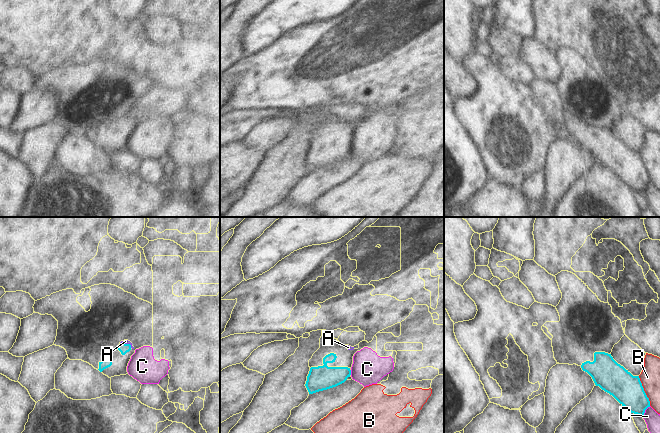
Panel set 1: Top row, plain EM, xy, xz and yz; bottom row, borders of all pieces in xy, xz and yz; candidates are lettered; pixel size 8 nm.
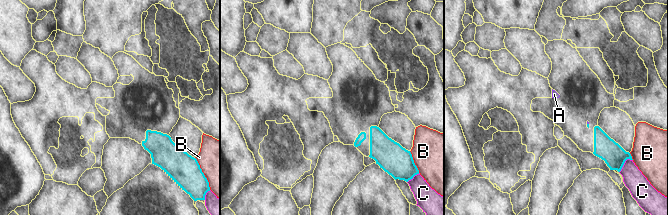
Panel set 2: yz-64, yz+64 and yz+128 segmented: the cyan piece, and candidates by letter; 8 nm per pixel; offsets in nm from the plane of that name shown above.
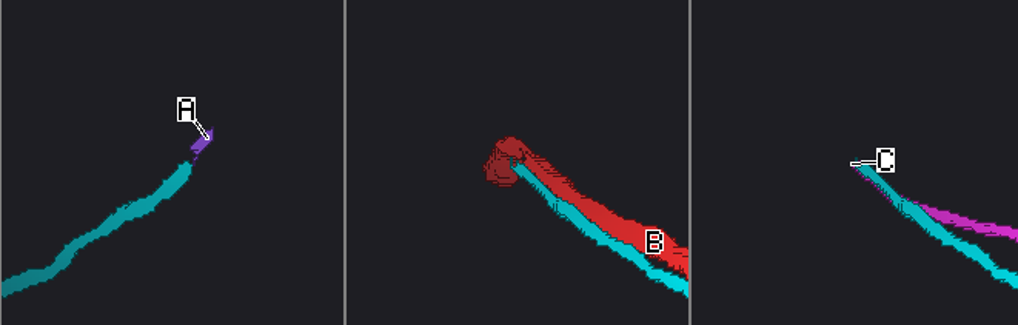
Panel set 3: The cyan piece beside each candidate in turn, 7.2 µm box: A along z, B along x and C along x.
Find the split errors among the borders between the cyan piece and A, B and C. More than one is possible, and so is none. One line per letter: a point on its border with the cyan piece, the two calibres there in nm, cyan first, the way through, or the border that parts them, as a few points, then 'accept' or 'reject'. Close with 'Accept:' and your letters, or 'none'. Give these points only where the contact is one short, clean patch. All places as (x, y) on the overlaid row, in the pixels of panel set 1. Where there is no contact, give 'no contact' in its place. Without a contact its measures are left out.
A: meets cyan in xy at (126, 344); 80 nm thick on the cyan side, 30 nm on the other; runs through xy (123, 348), (126, 344), (125, 341); accept
B: meets cyan in yz at (644, 391); 240 nm thick on the cyan side, 160 nm on the other; reject
C: meets cyan in yz at (644, 411); 240 nm thick on the cyan side, 120 nm on the other; reject
Accept: A

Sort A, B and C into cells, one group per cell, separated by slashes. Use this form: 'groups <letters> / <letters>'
groups A / B / C

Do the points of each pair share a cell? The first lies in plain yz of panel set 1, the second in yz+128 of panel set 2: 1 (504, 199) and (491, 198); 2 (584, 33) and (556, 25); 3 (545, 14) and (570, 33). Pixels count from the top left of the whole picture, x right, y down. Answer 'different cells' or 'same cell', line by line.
1: same cell
2: same cell
3: same cell

